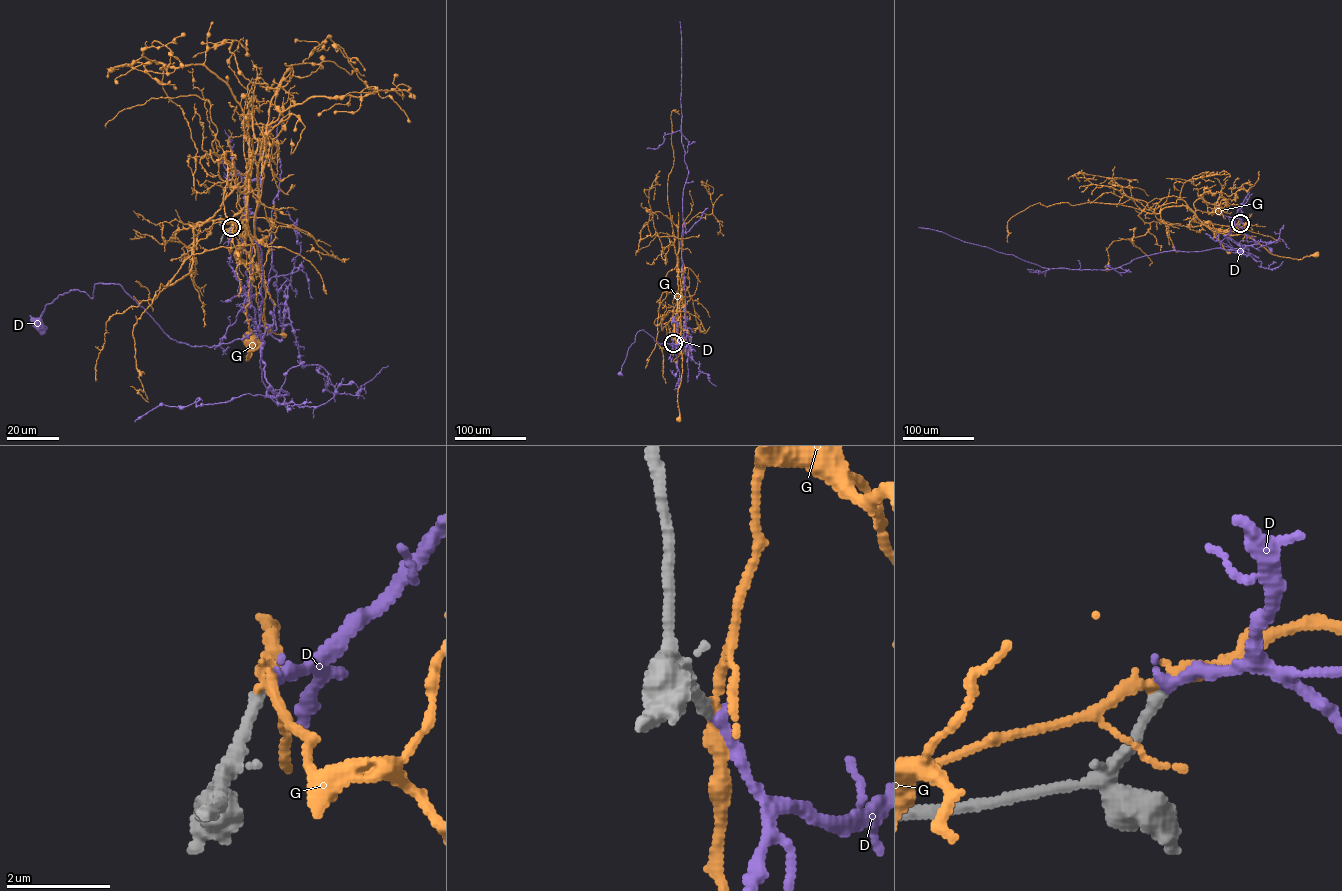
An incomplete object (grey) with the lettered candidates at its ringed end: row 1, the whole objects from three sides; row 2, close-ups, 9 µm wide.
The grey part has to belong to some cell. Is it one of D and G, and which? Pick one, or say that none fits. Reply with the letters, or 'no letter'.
D

